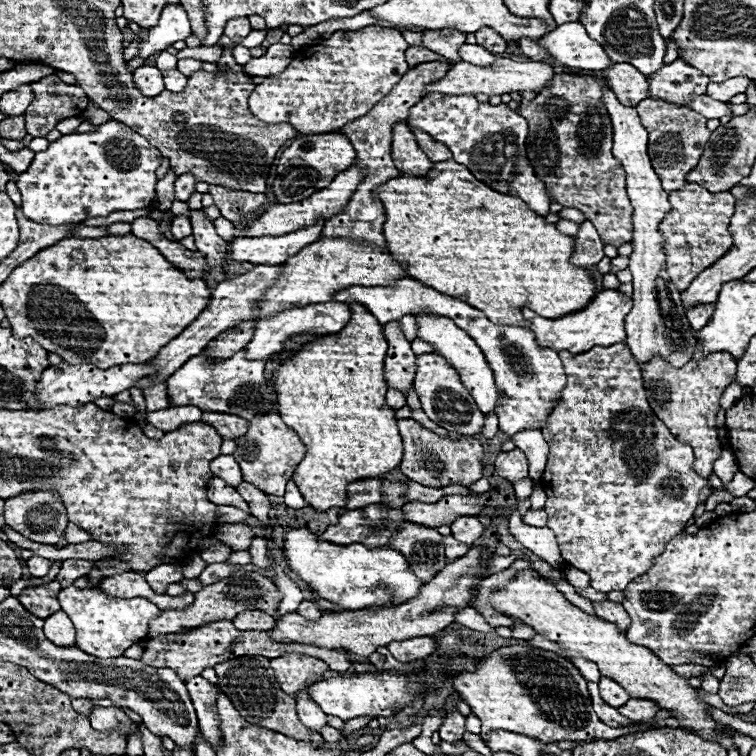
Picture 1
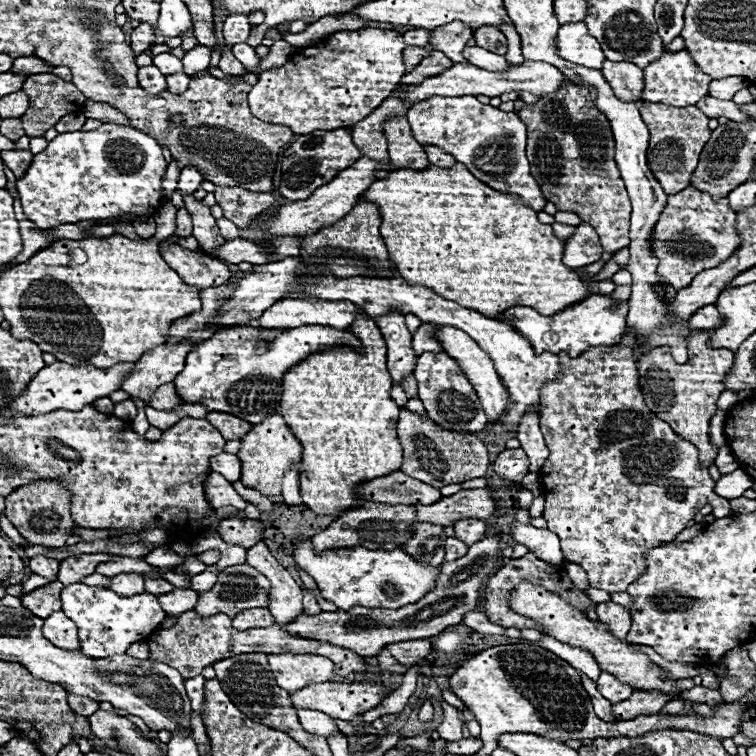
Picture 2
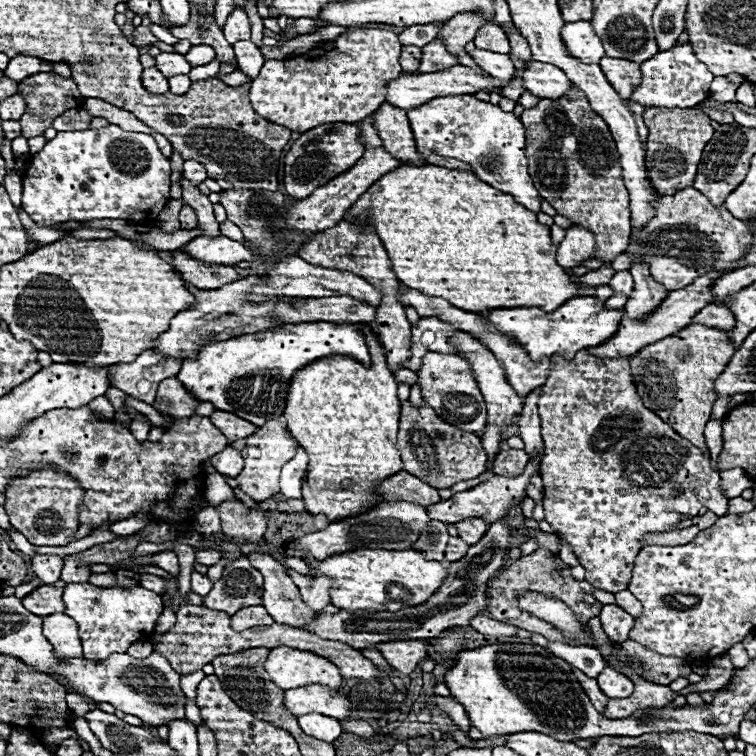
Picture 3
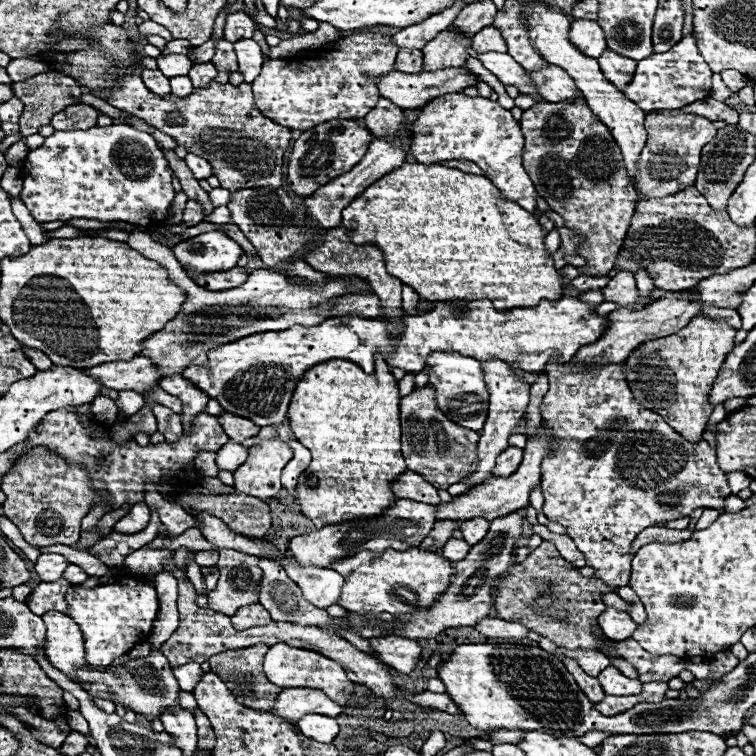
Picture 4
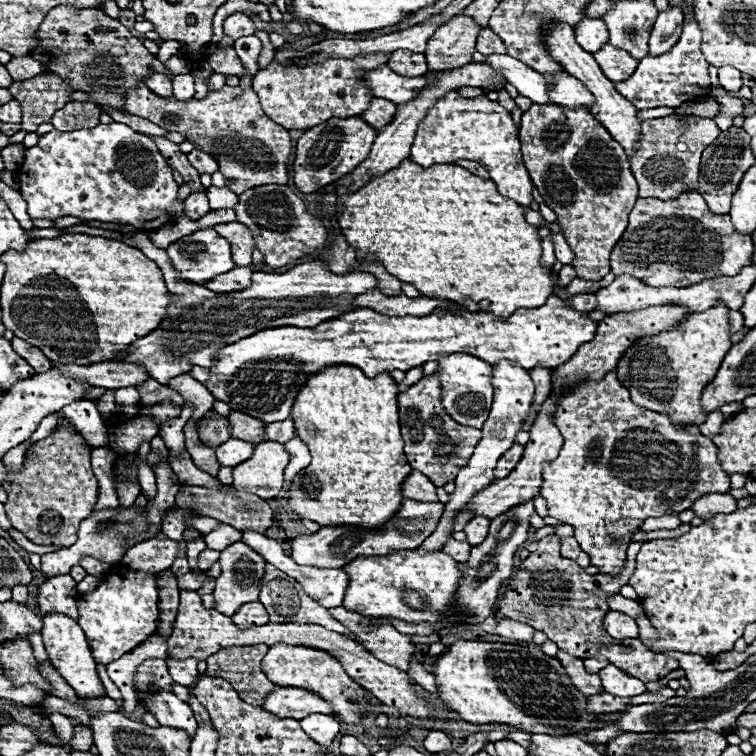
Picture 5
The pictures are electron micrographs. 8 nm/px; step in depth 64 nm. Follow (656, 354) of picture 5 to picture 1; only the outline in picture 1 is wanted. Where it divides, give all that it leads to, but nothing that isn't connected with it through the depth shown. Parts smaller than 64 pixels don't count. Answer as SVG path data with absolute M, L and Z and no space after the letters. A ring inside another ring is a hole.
M700 344L692 360L682 368L670 368L662 358L654 358L642 366L644 388L654 414L668 426L676 440L690 444L694 448L692 468L704 476L712 476L712 464L720 458L720 440L716 436L716 414L720 410L720 398L724 390L734 382L736 360L726 352L714 352L702 356Z

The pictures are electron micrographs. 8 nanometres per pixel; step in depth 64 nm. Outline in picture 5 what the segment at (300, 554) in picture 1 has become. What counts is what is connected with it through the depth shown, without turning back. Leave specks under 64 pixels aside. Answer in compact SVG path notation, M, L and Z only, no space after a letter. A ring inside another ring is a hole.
M396 550L386 556L358 556L342 568L348 574L348 588L342 602L346 610L372 618L394 616L414 624L440 622L462 578L458 562L444 552L420 554L418 550Z

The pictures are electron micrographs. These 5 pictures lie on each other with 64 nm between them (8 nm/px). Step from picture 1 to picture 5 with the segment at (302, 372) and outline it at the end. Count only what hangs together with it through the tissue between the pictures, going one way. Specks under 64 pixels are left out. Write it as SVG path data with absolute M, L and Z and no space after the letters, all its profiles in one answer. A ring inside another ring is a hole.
M348 364L322 368L322 372L310 376L298 392L292 408L292 420L296 434L312 454L312 464L304 468L290 486L288 502L298 518L314 520L320 526L360 524L364 528L376 528L394 516L402 502L400 484L412 468L406 464L402 450L404 442L398 420L398 386L388 372L368 378L360 368Z

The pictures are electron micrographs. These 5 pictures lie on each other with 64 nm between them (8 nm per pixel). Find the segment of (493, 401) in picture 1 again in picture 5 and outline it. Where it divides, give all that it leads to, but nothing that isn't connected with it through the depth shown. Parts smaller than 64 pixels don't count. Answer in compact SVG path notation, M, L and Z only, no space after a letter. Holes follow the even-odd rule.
M498 362L492 366L492 388L494 388L494 402L488 414L488 420L482 426L482 440L476 444L474 456L470 458L470 464L466 468L462 468L458 472L456 478L456 492L450 494L450 500L446 502L446 510L440 518L438 528L422 542L422 550L432 552L432 550L440 550L448 538L452 538L452 522L454 522L454 512L462 508L462 504L466 504L466 500L470 500L470 496L474 496L474 492L480 492L482 488L486 488L492 480L494 480L494 468L498 458L512 448L514 444L514 436L520 432L524 420L530 414L530 404L532 404L532 396L534 396L534 384L530 380L530 374L524 368L514 368L512 364L506 362Z

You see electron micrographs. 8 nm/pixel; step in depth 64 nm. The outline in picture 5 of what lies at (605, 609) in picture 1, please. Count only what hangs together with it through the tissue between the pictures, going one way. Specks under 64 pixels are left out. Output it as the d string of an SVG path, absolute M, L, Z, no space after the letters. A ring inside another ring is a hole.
M610 610L606 612L604 616L604 630L616 638L616 640L624 640L624 638L638 638L638 626L636 626L636 620L626 616L624 612L616 612L616 610Z

